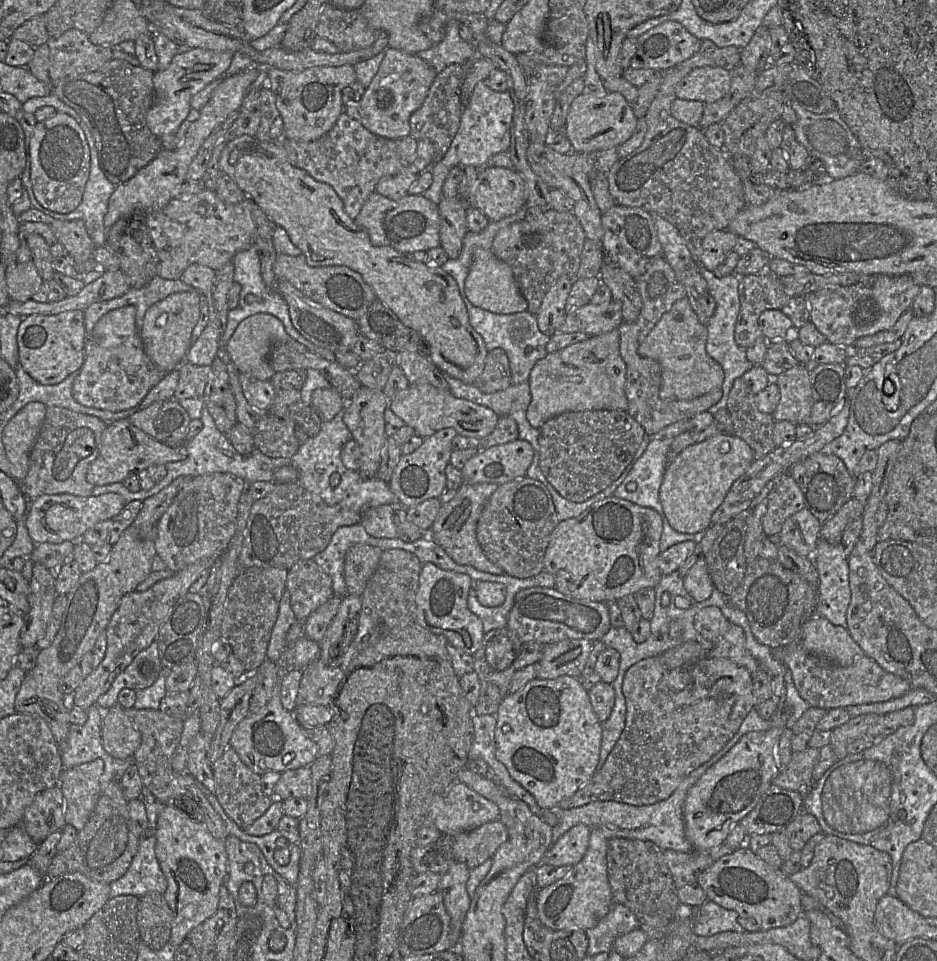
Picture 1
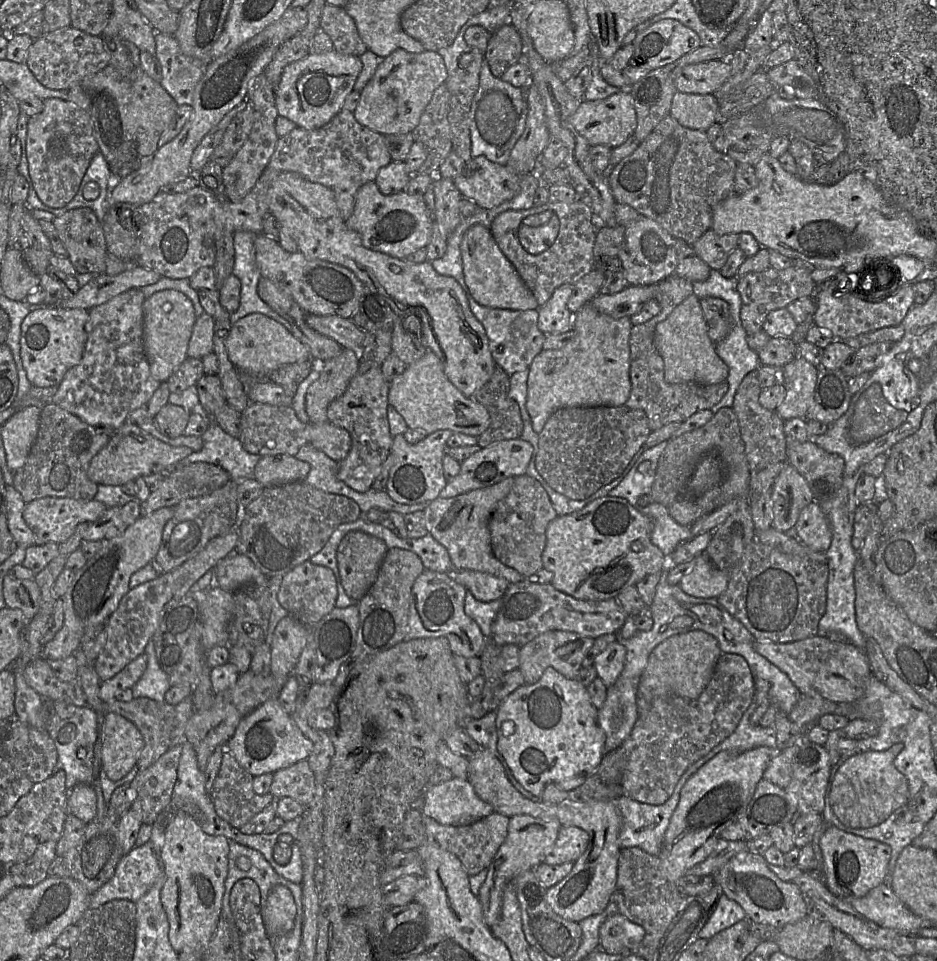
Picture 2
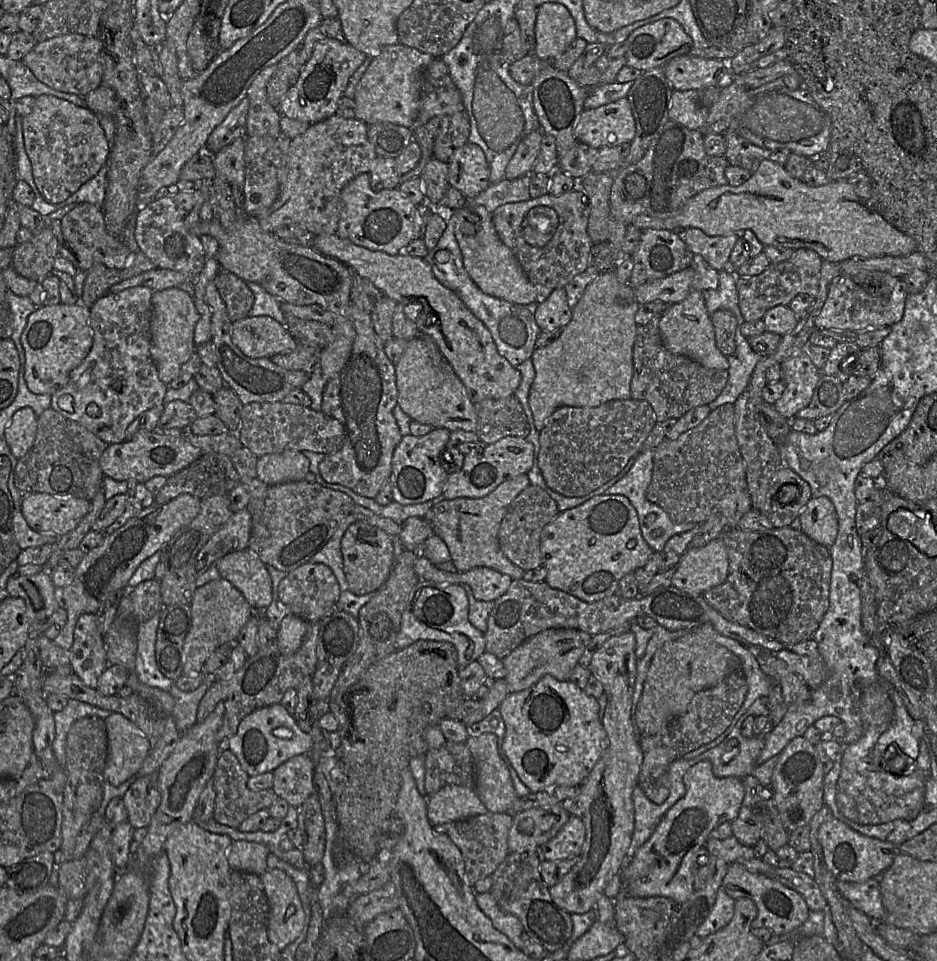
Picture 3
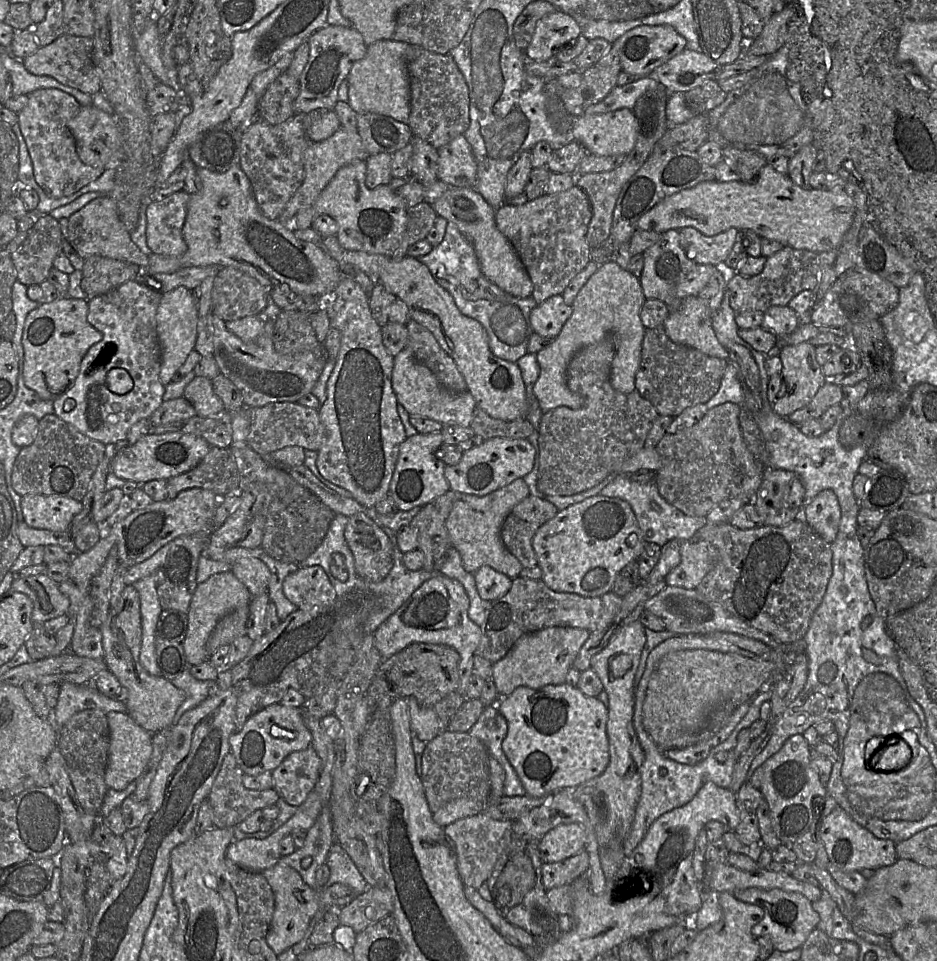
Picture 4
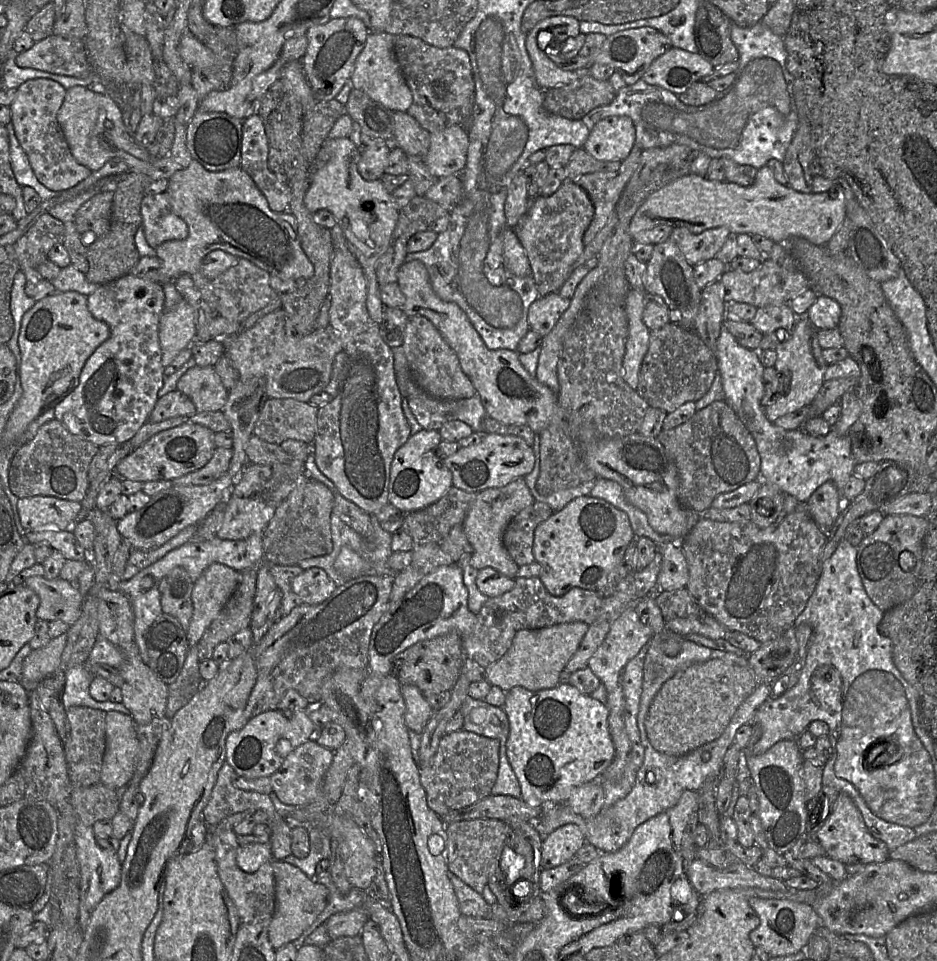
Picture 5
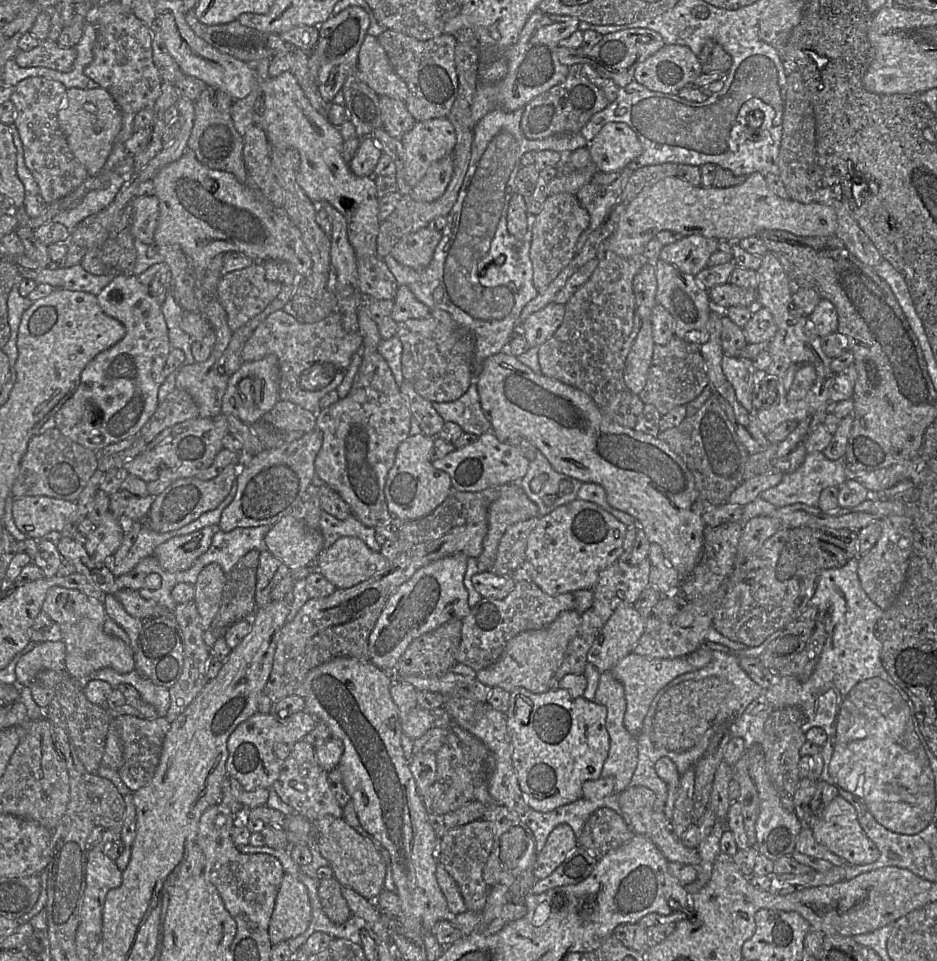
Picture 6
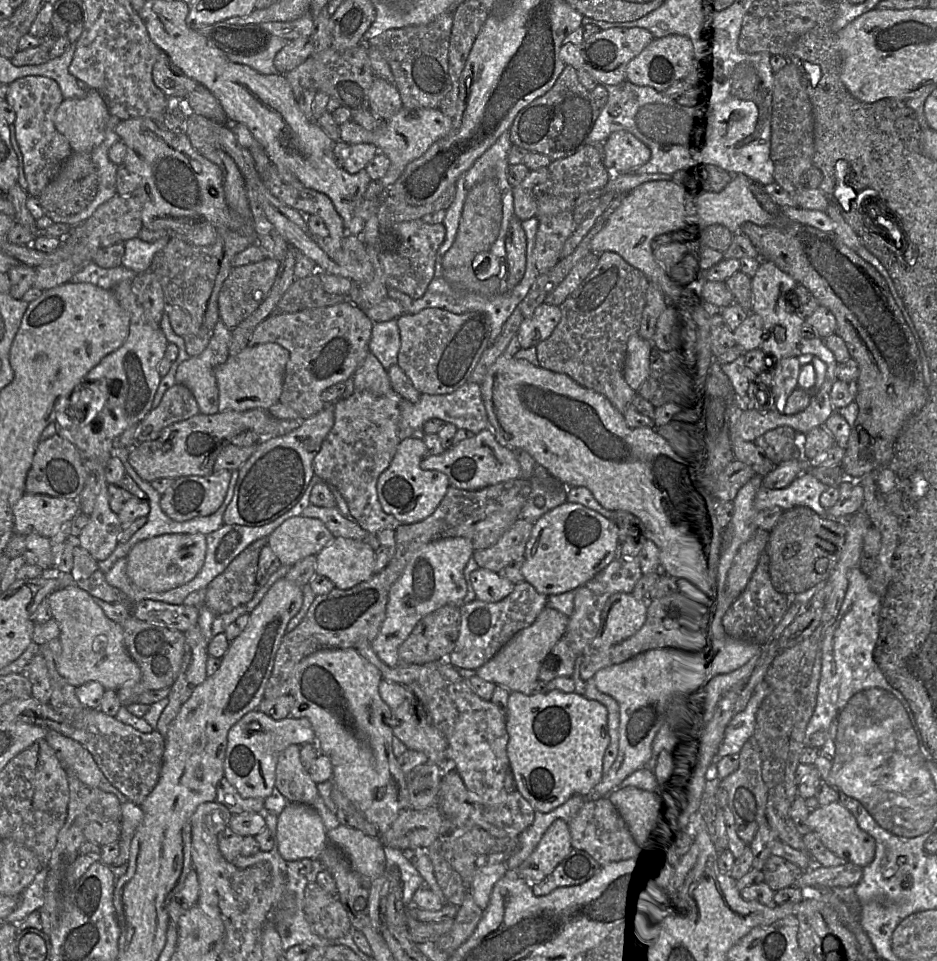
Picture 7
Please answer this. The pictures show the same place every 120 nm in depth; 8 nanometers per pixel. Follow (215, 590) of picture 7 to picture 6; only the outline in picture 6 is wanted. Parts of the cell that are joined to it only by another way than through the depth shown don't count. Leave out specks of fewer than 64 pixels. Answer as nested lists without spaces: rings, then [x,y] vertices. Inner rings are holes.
[[[258,550],[247,552],[226,574],[219,610],[213,618],[208,634],[222,636],[221,632],[242,619],[250,619],[256,611],[256,574]]]

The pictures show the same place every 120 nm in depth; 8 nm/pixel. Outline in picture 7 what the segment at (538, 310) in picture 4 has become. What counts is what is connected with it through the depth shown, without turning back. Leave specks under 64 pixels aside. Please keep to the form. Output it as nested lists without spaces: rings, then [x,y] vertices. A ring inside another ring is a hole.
[[[542,303],[520,324],[517,332],[520,346],[527,349],[547,339],[561,320],[559,306]]]

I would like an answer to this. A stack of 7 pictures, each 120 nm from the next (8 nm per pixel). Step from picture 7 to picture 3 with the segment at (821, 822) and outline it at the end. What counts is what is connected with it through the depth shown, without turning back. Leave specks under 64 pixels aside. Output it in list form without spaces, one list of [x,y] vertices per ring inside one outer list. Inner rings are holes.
[[[835,817],[820,826],[819,840],[826,864],[837,881],[860,883],[879,878],[893,865],[900,853],[899,846],[892,842],[863,835]]]

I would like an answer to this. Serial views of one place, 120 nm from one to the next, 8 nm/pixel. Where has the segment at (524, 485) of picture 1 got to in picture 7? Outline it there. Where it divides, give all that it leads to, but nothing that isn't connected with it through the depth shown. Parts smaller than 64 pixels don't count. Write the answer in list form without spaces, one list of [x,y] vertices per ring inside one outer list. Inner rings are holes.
[[[518,518],[491,547],[475,550],[472,558],[480,568],[494,572],[513,563],[520,563],[533,524]]]

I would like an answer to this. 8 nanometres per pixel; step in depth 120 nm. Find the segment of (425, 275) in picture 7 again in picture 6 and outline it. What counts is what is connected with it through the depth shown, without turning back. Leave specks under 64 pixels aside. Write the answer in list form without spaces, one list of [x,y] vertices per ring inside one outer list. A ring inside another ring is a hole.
[[[428,226],[404,235],[393,247],[390,255],[400,264],[422,270],[432,261],[442,232]]]

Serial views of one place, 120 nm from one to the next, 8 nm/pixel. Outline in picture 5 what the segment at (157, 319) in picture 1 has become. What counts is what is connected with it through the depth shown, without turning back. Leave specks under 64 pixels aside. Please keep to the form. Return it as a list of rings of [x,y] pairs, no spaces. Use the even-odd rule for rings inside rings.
[[[185,299],[173,308],[164,311],[159,328],[159,341],[162,350],[162,365],[171,365],[179,352],[196,340],[193,309]]]

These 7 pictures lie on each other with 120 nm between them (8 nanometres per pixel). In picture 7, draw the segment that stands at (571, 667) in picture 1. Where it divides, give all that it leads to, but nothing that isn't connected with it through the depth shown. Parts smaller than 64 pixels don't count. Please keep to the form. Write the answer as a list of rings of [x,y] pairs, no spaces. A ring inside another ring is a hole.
[[[545,607],[528,627],[514,634],[500,650],[475,671],[480,679],[501,686],[510,692],[532,695],[542,661],[553,646],[564,636],[569,617],[560,611]]]

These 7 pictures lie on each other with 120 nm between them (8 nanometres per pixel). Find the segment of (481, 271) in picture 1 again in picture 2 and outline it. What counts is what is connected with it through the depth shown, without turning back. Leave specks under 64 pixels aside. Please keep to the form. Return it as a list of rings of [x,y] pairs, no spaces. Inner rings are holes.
[[[480,224],[471,226],[462,237],[460,250],[465,284],[478,304],[506,310],[539,309],[536,298],[499,248],[490,228]]]

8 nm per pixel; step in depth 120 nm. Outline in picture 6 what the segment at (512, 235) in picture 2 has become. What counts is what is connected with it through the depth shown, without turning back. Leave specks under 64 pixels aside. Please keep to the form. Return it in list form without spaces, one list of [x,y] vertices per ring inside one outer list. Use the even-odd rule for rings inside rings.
[[[558,193],[546,198],[543,208],[536,215],[532,229],[530,259],[533,268],[533,284],[537,291],[543,291],[575,256],[575,246],[581,233],[590,223],[587,210],[576,195]]]

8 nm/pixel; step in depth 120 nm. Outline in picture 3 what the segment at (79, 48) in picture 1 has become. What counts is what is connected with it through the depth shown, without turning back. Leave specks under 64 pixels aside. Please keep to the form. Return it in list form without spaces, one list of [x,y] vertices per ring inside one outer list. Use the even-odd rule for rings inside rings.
[[[69,32],[43,42],[37,42],[25,55],[23,63],[35,77],[55,90],[85,97],[102,84],[103,59],[98,37],[89,37]]]

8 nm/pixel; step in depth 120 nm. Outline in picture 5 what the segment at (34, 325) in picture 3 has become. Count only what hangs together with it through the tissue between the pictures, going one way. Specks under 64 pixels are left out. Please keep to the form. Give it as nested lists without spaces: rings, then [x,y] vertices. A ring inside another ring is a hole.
[[[74,291],[57,292],[52,296],[45,297],[44,299],[36,302],[35,305],[24,314],[22,319],[20,336],[18,338],[18,344],[21,352],[21,385],[22,385],[23,393],[16,407],[10,414],[7,423],[5,425],[4,431],[2,433],[1,444],[3,447],[15,447],[15,446],[18,446],[18,448],[21,447],[20,446],[21,438],[25,433],[25,431],[27,430],[29,424],[32,421],[34,421],[37,417],[44,414],[49,409],[56,407],[58,405],[58,402],[63,401],[76,389],[76,387],[79,384],[80,374],[84,368],[86,361],[94,353],[94,351],[109,337],[110,337],[109,326],[106,323],[99,321],[93,317],[93,315],[90,313],[88,309],[88,296],[85,296],[78,292],[74,292]]]

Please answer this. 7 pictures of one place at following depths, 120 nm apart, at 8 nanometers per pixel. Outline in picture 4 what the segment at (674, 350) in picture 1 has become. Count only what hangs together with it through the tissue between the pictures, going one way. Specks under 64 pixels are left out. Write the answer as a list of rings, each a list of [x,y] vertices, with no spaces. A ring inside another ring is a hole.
[[[688,296],[679,301],[677,309],[671,310],[665,319],[663,328],[672,342],[697,349],[708,356],[730,362],[727,349],[719,343],[714,333],[712,327],[712,314],[699,297]]]

